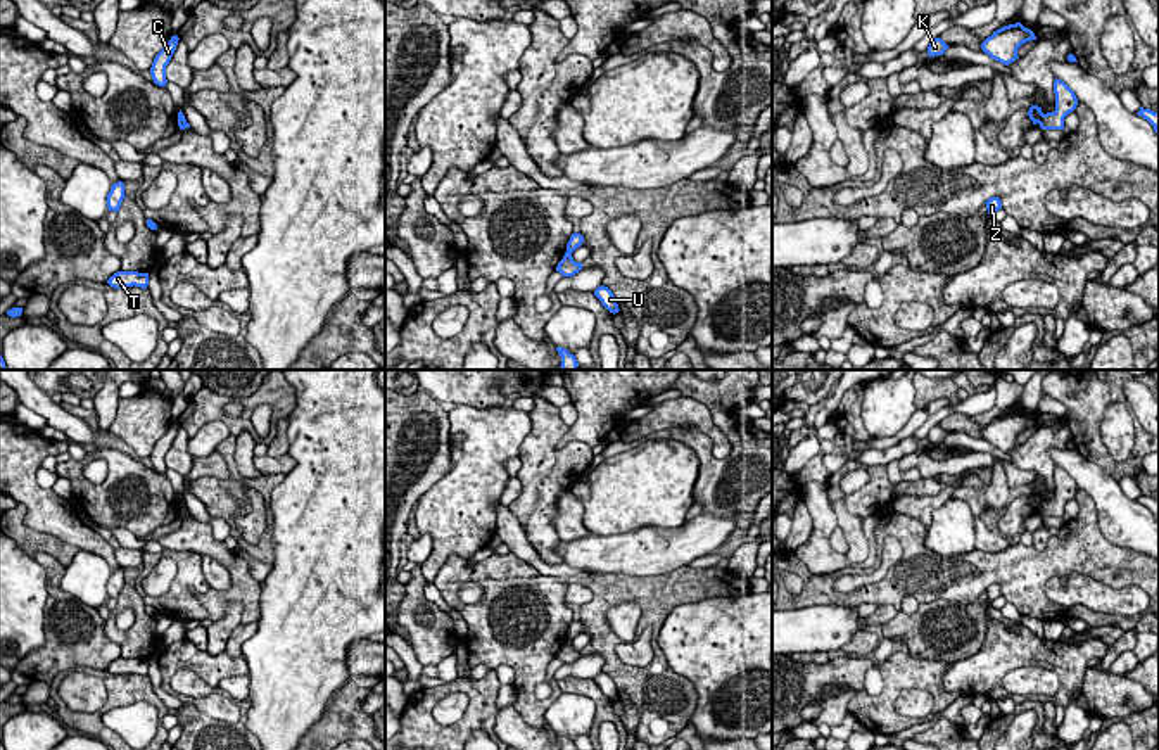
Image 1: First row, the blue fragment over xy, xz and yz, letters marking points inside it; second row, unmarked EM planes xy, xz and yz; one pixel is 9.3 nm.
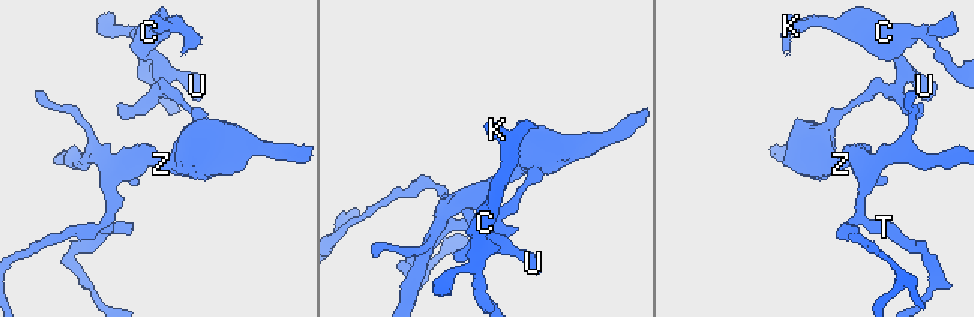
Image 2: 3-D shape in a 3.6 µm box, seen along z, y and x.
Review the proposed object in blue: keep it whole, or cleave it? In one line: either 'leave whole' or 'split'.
split

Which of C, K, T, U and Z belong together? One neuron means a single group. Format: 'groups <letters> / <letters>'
groups C K U / T Z

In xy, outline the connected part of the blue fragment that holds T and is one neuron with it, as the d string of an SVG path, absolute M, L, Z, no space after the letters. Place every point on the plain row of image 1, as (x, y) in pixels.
M117 658L114 660L107 671L114 676L121 674L142 674L147 676L149 672L149 660L138 660L138 658Z

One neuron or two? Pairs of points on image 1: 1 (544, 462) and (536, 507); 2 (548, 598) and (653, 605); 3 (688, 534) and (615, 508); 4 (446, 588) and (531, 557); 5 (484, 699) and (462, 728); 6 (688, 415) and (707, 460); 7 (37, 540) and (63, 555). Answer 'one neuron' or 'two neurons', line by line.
1: one neuron
2: two neurons
3: two neurons
4: two neurons
5: one neuron
6: two neurons
7: one neuron

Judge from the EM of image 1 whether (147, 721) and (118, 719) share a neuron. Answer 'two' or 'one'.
one

